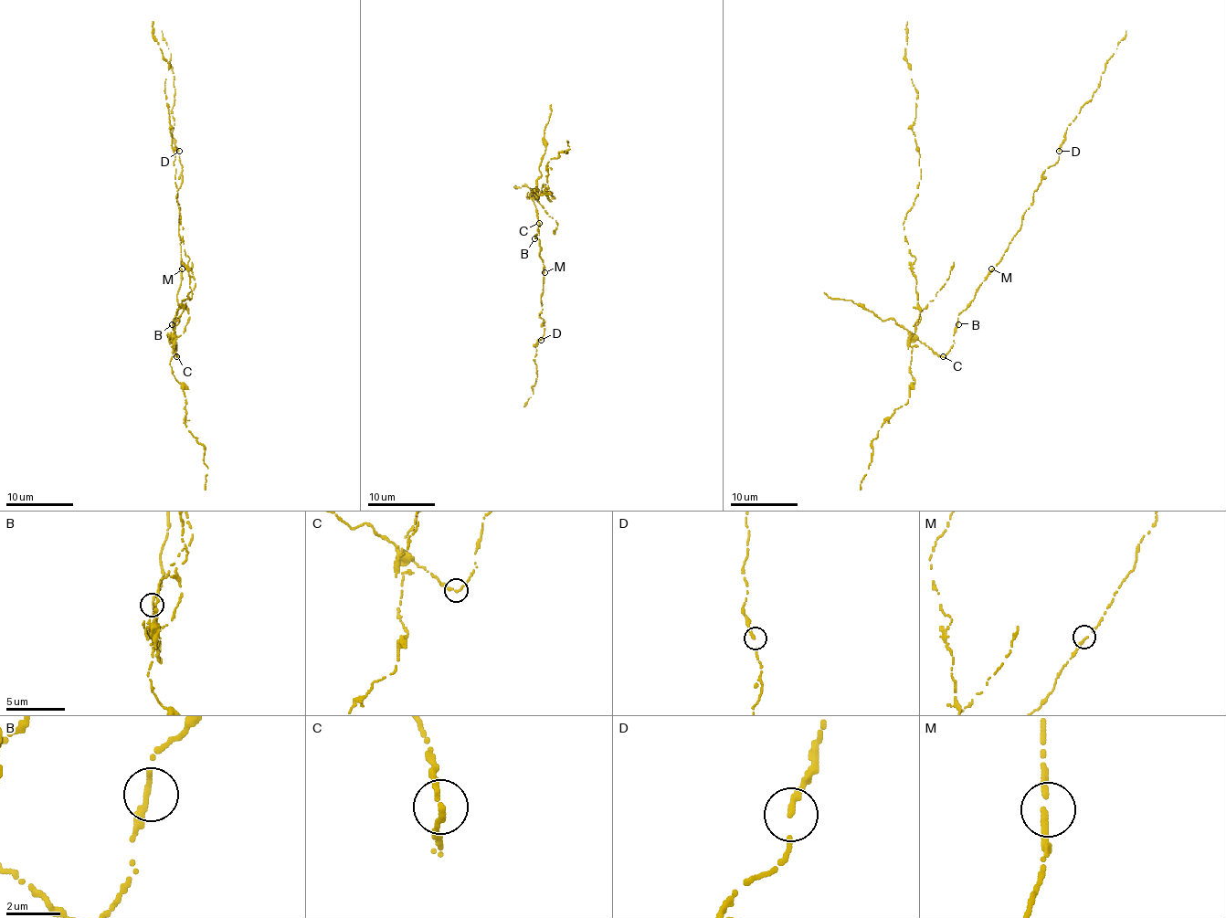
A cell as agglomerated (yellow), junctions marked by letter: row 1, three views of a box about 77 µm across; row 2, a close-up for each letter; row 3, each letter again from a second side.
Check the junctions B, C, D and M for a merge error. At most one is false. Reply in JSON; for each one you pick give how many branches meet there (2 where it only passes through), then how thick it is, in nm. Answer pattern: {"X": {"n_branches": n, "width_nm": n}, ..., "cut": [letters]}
{"C": {"n_branches": 2, "width_nm": 200}, "cut": ["C"]}

